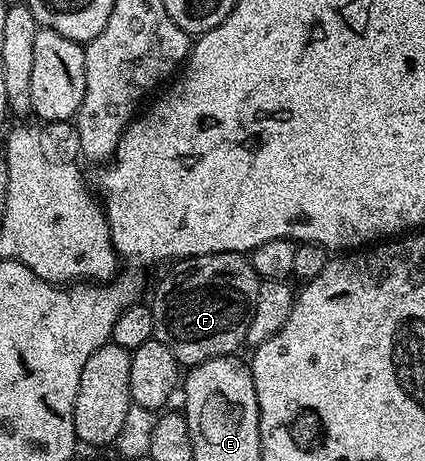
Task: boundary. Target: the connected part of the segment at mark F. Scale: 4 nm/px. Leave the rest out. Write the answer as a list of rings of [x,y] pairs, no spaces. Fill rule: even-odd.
[[[210,253],[176,260],[168,269],[171,270],[155,289],[155,298],[150,298],[149,301],[154,340],[165,343],[165,347],[173,351],[183,367],[199,365],[205,359],[234,354],[235,348],[239,344],[242,346],[247,340],[247,328],[251,326],[251,316],[257,303],[257,287],[261,280],[250,260],[242,253]]]

